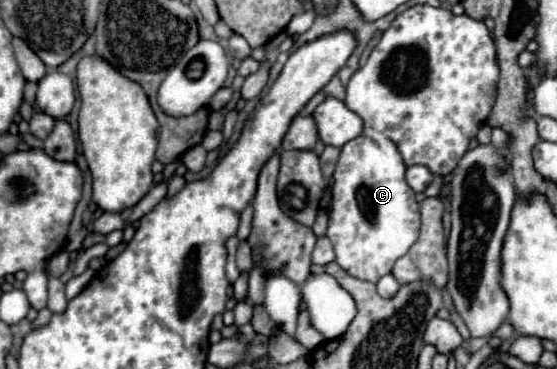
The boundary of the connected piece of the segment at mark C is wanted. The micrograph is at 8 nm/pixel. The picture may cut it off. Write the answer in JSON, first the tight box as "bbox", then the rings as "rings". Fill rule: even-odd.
{"bbox":[327,136,419,284],"rings":[[[357,136],[341,148],[337,168],[333,174],[333,210],[329,214],[327,238],[335,248],[335,262],[355,278],[377,284],[381,276],[389,274],[397,258],[405,256],[413,242],[419,238],[419,204],[415,192],[405,182],[405,164],[391,140],[381,144]]]}

